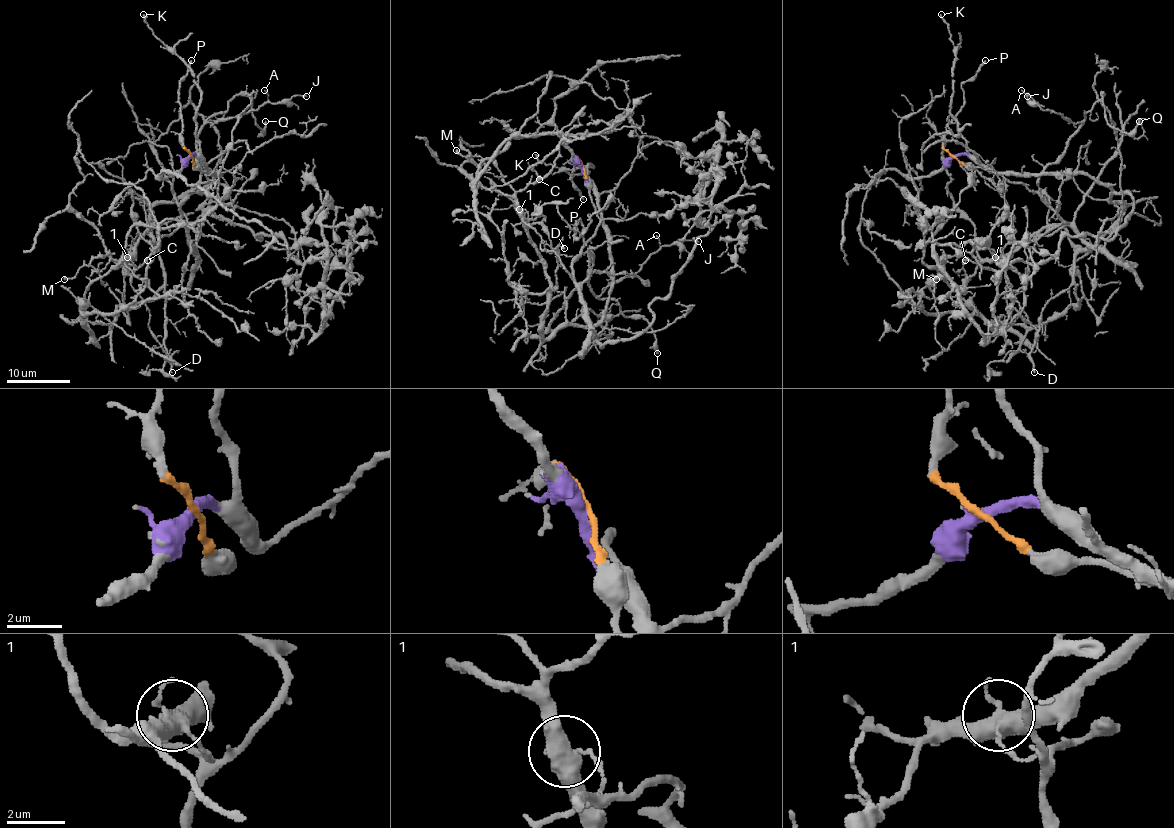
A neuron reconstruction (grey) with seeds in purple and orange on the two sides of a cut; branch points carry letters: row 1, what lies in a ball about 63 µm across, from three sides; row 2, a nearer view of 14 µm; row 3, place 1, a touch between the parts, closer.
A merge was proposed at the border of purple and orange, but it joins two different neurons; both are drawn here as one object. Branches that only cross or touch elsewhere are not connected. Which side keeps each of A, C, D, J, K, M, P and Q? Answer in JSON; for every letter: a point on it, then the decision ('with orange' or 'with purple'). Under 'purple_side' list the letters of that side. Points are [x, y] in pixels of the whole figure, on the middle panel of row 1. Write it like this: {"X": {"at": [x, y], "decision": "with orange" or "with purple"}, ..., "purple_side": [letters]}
{"A": {"at": [656, 235], "decision": "with orange"}, "C": {"at": [539, 179], "decision": "with purple"}, "D": {"at": [564, 248], "decision": "with purple"}, "J": {"at": [698, 241], "decision": "with orange"}, "K": {"at": [535, 155], "decision": "with purple"}, "M": {"at": [456, 150], "decision": "with purple"}, "P": {"at": [583, 199], "decision": "with orange"}, "Q": {"at": [657, 353], "decision": "with orange"}, "purple_side": ["C", "D", "K", "M"]}

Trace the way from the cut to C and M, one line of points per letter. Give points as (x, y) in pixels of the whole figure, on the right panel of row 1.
C: (953, 155), (996, 171), (1085, 173), (1125, 206), (1090, 247), (1045, 225), (969, 277), (966, 260)
M: (953, 155), (996, 171), (1085, 173), (1125, 208), (1090, 247), (1045, 225), (1004, 255), (947, 255), (936, 279)

